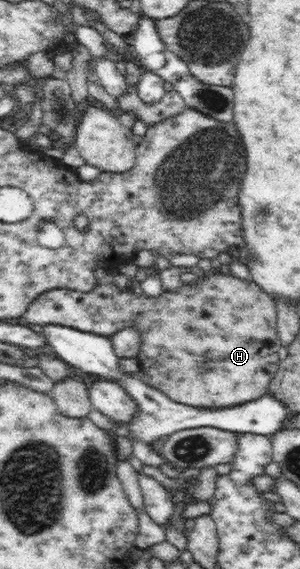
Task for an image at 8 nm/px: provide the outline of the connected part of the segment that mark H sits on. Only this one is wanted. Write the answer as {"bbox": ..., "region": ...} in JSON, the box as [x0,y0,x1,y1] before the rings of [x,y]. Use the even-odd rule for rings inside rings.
{"bbox":[22,270,281,408],"region":[[[214,270],[214,272],[206,274],[204,279],[200,277],[194,283],[183,283],[178,292],[164,290],[158,297],[138,296],[135,292],[128,289],[118,288],[110,280],[104,281],[88,293],[77,292],[66,288],[53,289],[41,293],[37,298],[32,300],[28,309],[22,314],[27,323],[44,325],[71,325],[78,331],[84,331],[90,334],[111,337],[118,331],[125,328],[136,328],[140,334],[141,342],[137,353],[137,361],[139,362],[139,379],[148,382],[154,389],[166,394],[172,401],[177,404],[188,404],[189,406],[200,408],[227,408],[261,398],[268,392],[269,383],[275,377],[276,370],[279,369],[278,349],[281,347],[281,341],[277,331],[277,307],[272,297],[252,280],[244,280],[232,275],[226,275],[222,272]]]}

